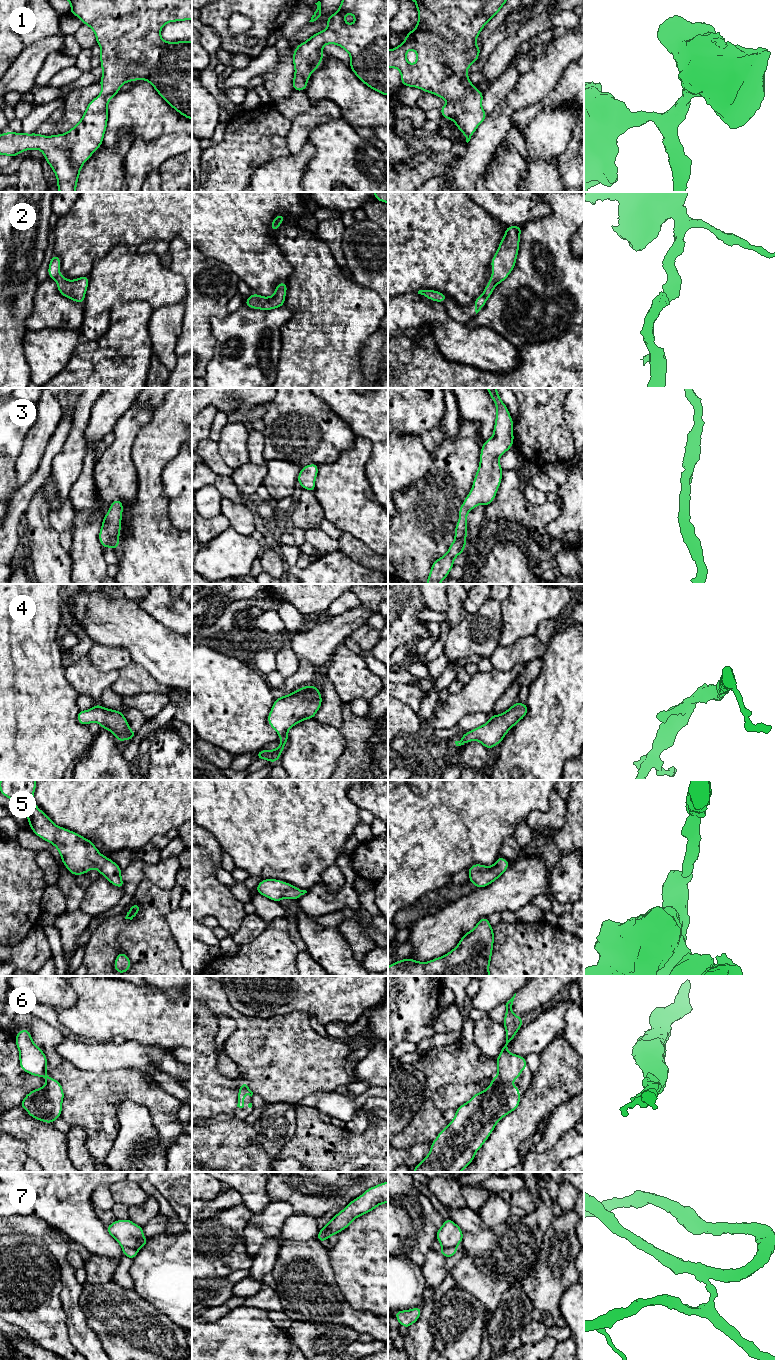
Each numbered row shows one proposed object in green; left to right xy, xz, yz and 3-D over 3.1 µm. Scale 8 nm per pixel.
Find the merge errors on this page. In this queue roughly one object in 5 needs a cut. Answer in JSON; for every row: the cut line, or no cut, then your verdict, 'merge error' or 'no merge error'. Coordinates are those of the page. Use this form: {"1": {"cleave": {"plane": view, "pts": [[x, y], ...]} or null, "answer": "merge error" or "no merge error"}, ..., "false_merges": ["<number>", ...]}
{"1": {"cleave": null, "answer": "no merge error"}, "2": {"cleave": null, "answer": "no merge error"}, "3": {"cleave": null, "answer": "no merge error"}, "4": {"cleave": null, "answer": "no merge error"}, "5": {"cleave": null, "answer": "no merge error"}, "6": {"cleave": null, "answer": "no merge error"}, "7": {"cleave": {"plane": "xy", "pts": [[122, 1247], [132, 1247], [137, 1250]]}, "answer": "merge error"}, "false_merges": ["7"]}

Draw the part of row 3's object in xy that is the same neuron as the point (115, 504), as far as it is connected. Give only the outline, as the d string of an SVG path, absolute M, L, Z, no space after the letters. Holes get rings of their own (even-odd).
M117 499L111 503L108 513L103 517L99 532L99 541L103 549L111 547L118 550L122 512L123 504L120 499Z

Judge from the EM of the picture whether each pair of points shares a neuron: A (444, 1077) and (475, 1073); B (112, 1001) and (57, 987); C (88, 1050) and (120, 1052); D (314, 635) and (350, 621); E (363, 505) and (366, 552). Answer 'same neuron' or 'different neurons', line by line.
A: same neuron
B: different neurons
C: same neuron
D: same neuron
E: different neurons

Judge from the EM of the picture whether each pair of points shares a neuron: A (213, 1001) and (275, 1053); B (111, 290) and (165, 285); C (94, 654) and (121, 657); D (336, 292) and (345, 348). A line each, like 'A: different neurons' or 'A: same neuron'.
A: same neuron
B: same neuron
C: same neuron
D: same neuron

